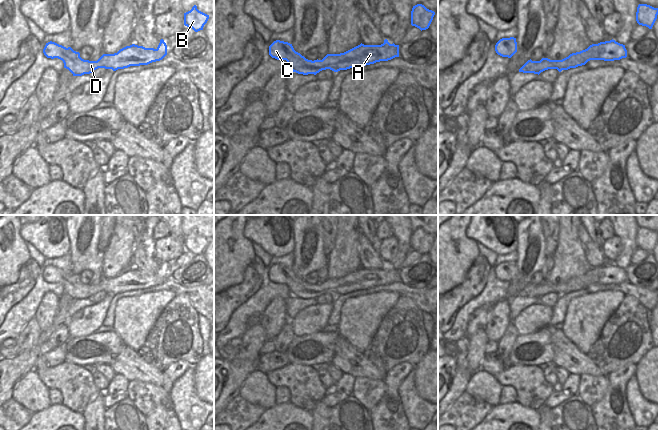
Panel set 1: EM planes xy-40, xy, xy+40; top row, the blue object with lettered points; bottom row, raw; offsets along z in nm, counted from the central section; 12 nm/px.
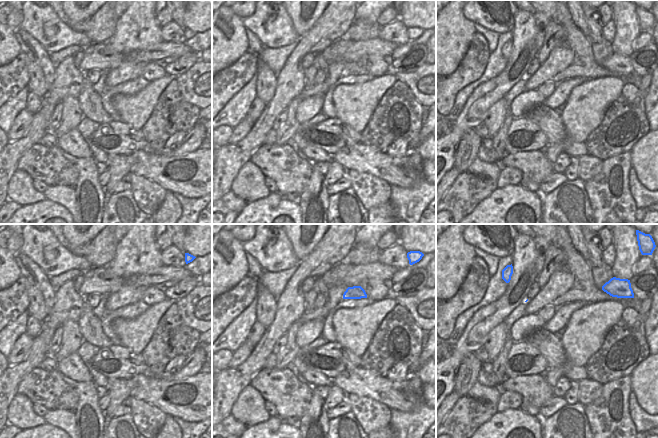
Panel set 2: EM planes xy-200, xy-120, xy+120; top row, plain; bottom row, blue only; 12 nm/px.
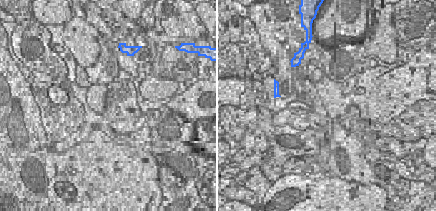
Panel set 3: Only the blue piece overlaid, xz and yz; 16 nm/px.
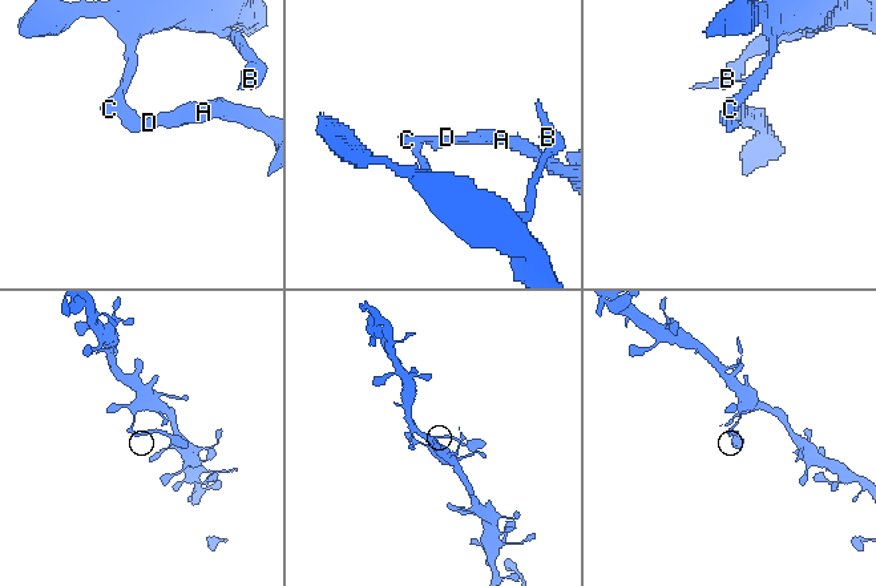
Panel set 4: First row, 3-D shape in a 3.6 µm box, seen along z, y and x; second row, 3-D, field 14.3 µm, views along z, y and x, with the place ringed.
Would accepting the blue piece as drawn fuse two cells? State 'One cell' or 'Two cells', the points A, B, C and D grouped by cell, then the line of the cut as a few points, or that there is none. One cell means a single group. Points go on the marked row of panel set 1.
Two cells. Groups: A D / B C. Split along xy-40 (71, 48), (68, 56), (61, 59).

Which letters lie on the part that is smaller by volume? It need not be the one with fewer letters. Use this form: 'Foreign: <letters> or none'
Foreign: A, D

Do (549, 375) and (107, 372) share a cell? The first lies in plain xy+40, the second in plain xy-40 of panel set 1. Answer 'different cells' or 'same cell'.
different cells

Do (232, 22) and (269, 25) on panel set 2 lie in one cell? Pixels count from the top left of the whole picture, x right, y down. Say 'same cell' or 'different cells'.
different cells

